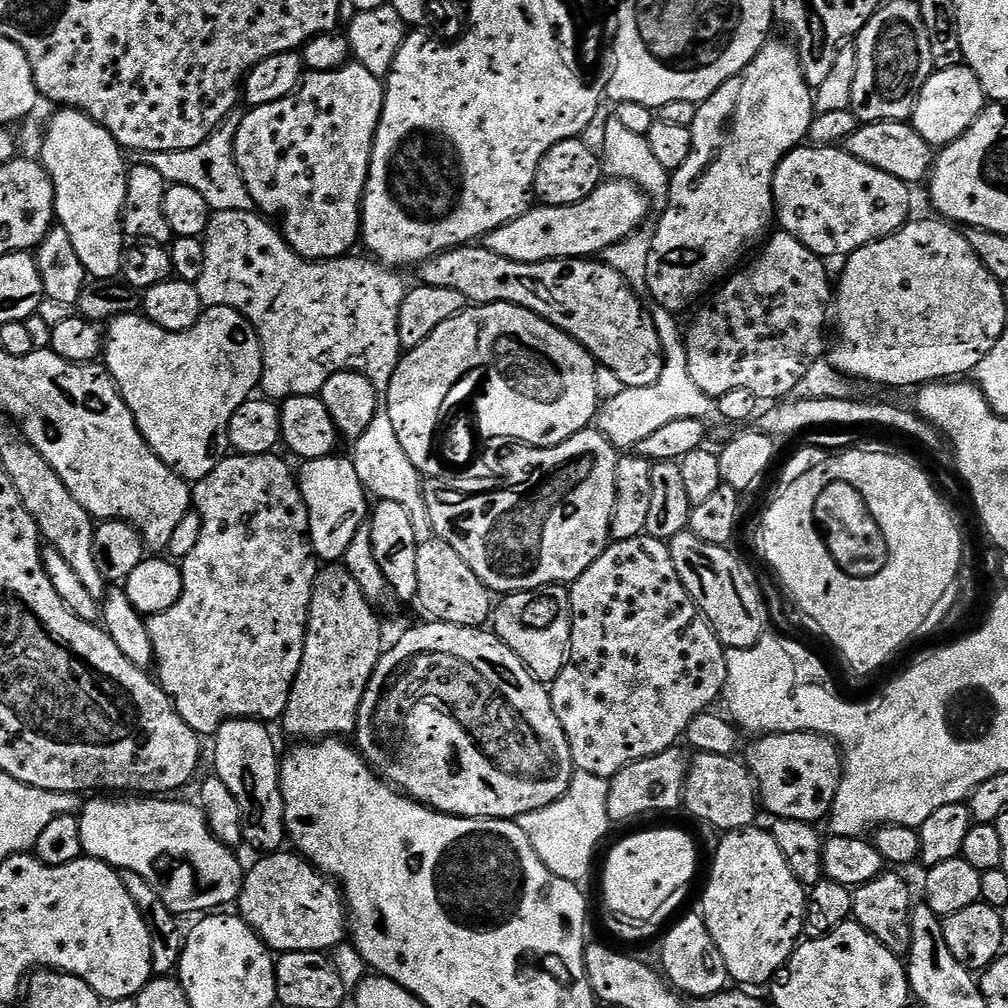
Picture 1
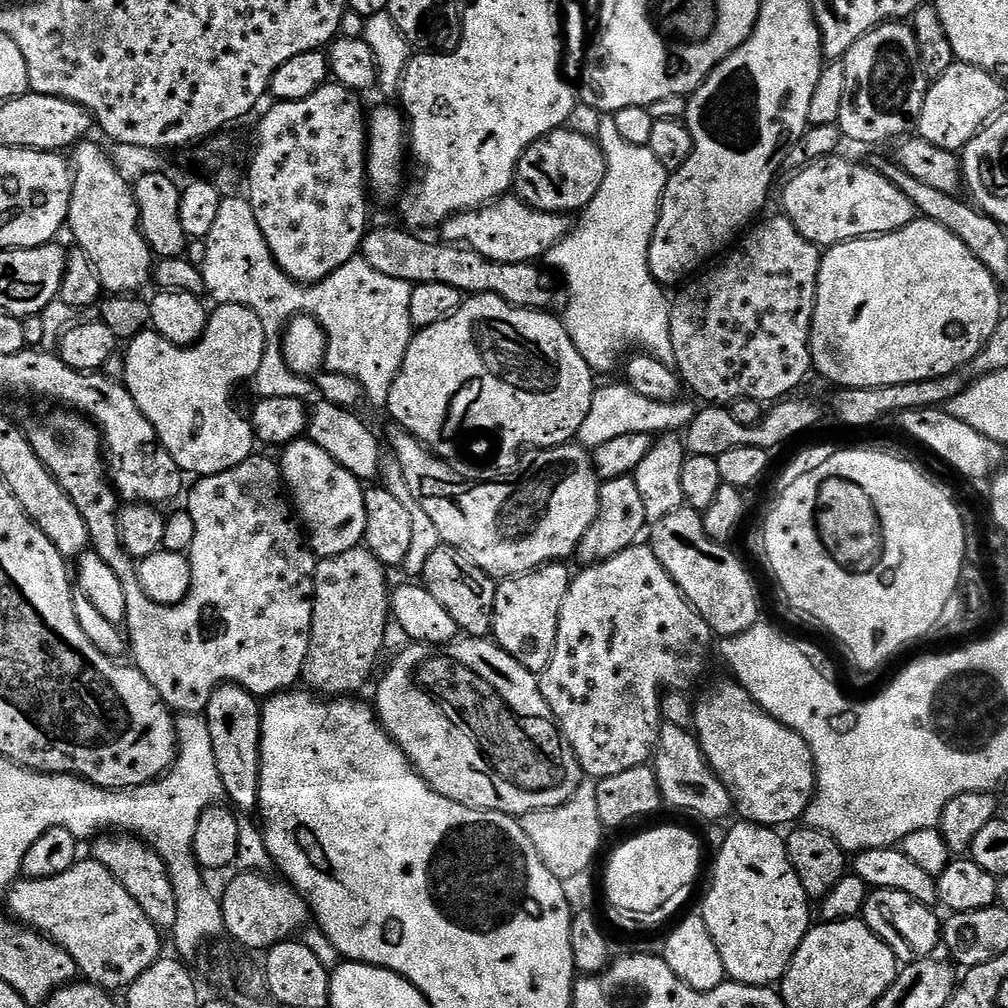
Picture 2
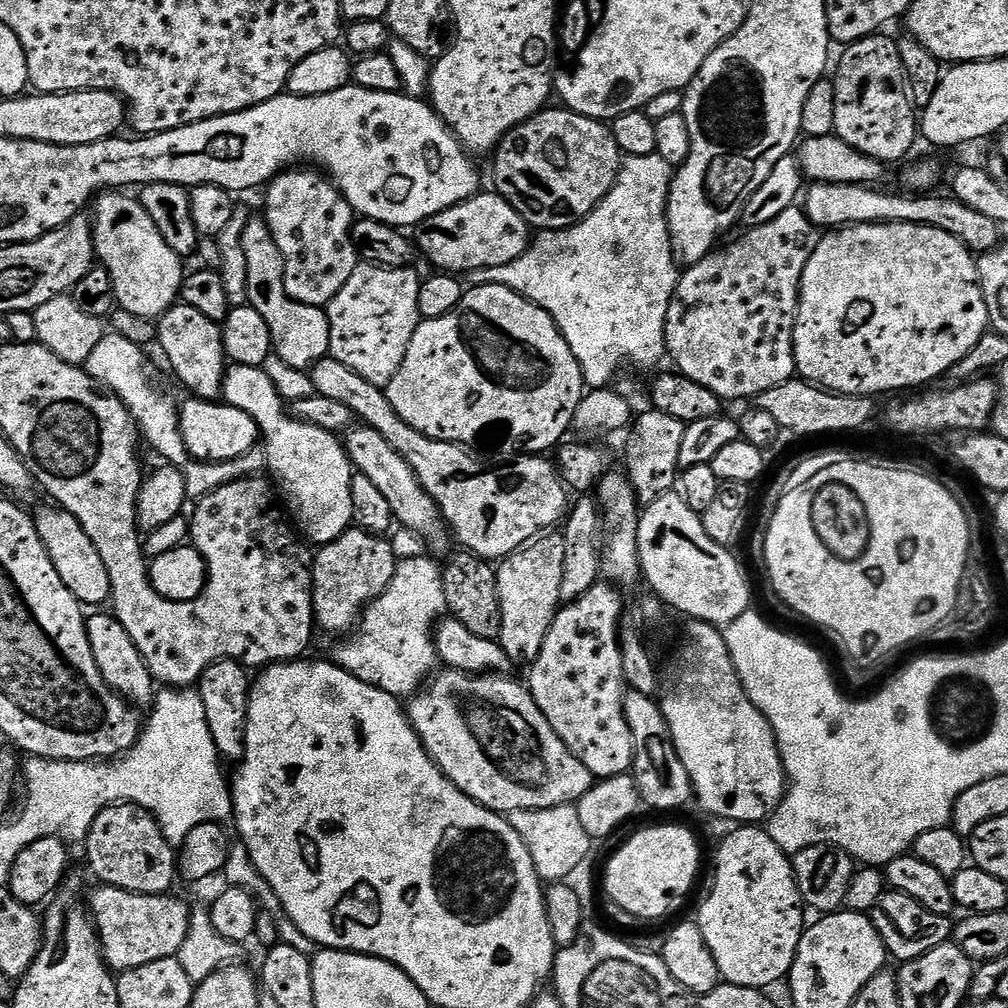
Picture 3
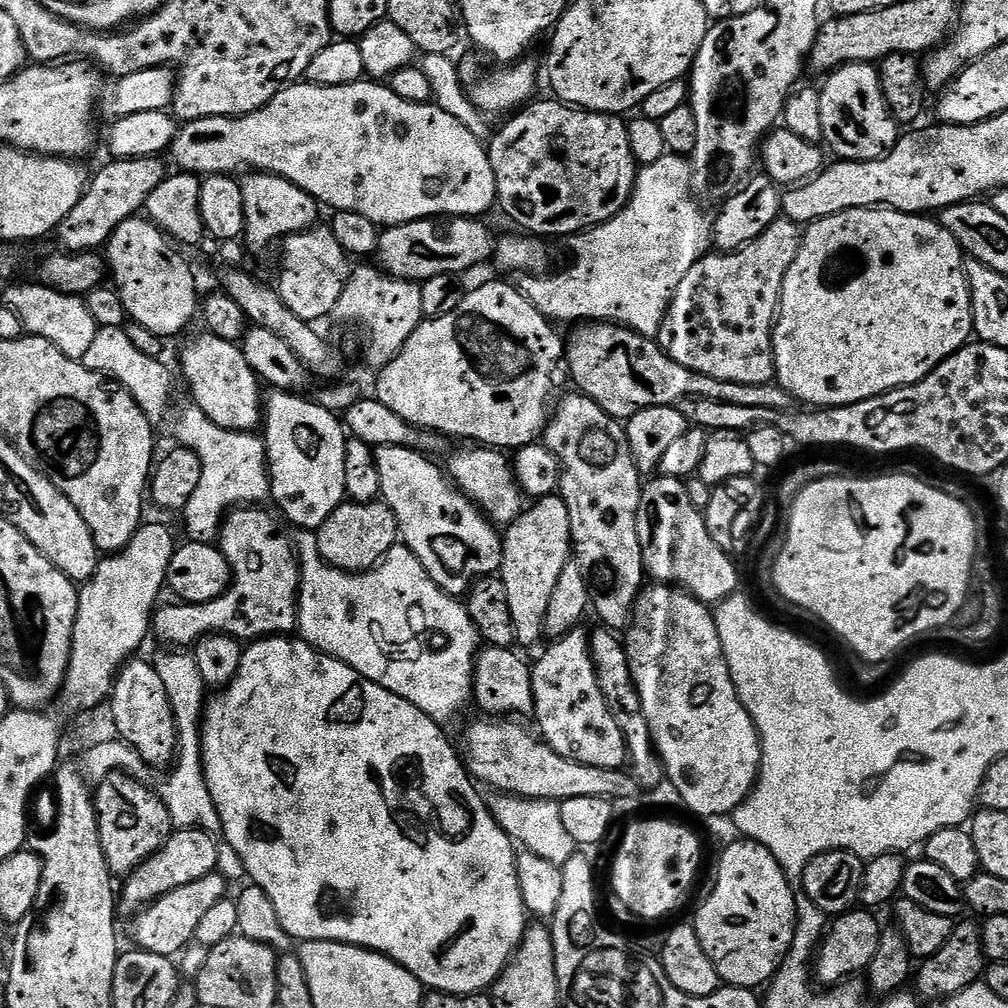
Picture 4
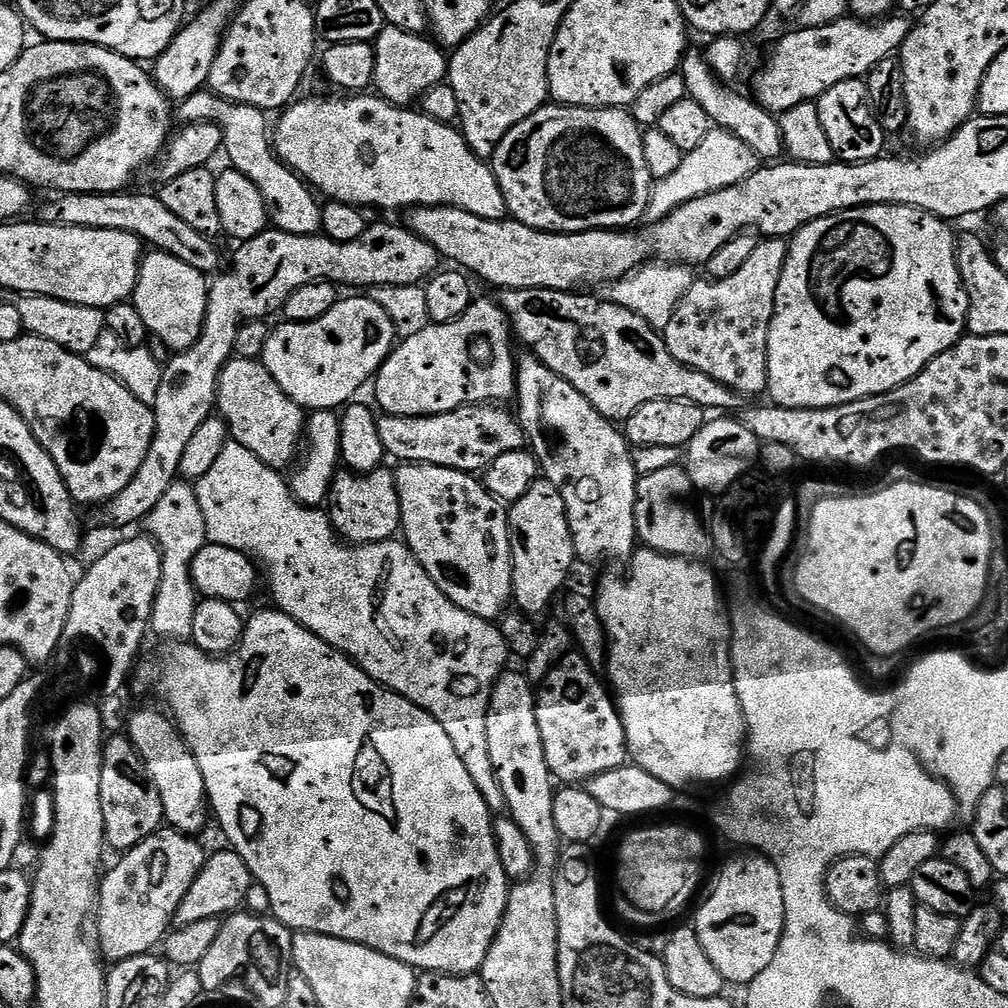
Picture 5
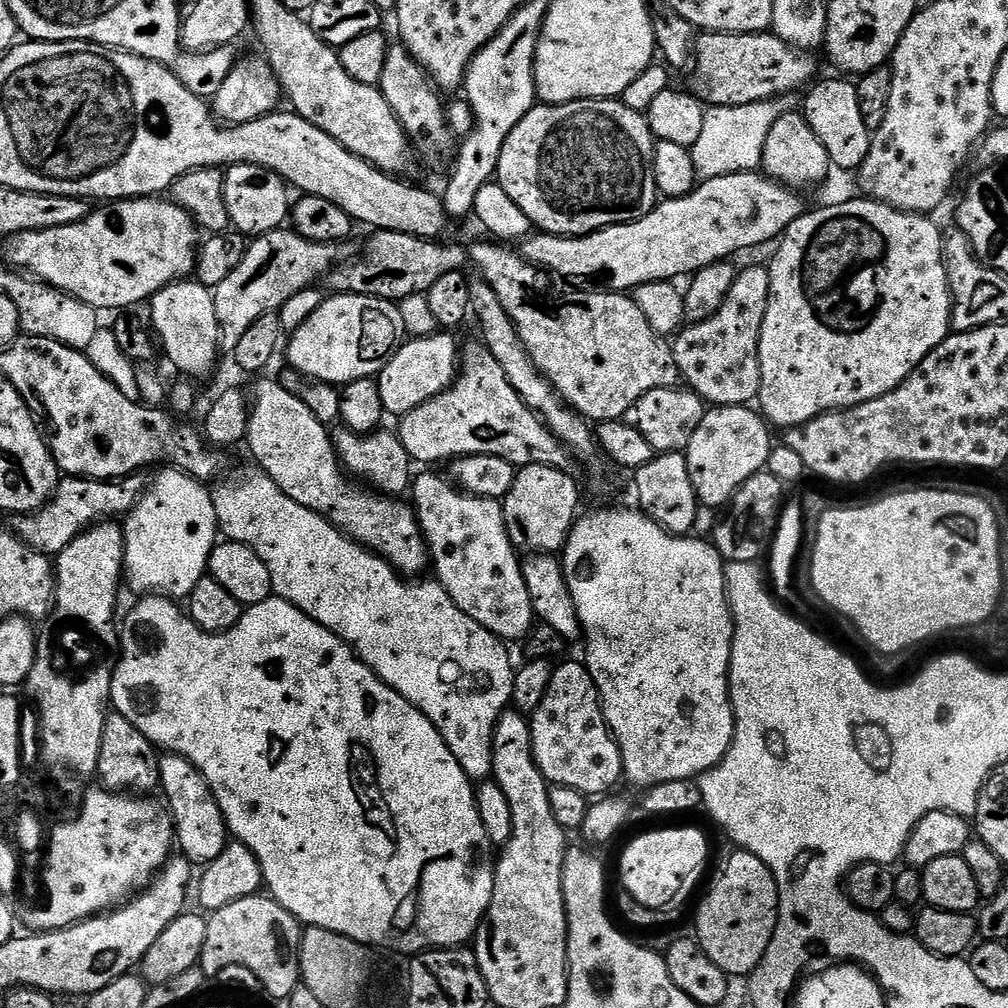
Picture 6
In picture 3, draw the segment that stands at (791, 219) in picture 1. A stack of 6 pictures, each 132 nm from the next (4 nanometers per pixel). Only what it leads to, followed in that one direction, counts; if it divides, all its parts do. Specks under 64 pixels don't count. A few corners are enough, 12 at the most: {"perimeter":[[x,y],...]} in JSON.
{"perimeter":[[813,183],[802,207],[816,230],[921,224],[983,254],[1001,225],[951,195]]}

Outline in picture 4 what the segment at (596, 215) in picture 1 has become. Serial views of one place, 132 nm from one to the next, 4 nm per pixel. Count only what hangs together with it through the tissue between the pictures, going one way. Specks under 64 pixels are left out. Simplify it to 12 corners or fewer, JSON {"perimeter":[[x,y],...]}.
{"perimeter":[[480,218],[385,227],[374,253],[389,276],[465,274],[493,255]]}

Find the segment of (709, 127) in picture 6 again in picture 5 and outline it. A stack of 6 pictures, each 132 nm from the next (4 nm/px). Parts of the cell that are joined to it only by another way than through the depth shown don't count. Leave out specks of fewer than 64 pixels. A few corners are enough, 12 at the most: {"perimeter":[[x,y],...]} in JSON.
{"perimeter":[[713,127],[668,178],[646,213],[664,220],[694,198],[741,184],[758,159]]}

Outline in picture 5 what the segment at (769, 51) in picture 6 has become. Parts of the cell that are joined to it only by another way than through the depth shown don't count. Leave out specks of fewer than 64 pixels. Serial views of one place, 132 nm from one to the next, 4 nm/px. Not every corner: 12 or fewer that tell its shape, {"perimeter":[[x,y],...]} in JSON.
{"perimeter":[[909,17],[797,27],[773,46],[754,100],[819,101],[896,56]]}

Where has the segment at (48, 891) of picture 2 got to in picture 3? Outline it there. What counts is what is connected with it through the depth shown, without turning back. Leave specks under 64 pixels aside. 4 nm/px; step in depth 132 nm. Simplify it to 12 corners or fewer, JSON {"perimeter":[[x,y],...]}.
{"perimeter":[[97,889],[90,915],[113,973],[179,953],[175,895]]}

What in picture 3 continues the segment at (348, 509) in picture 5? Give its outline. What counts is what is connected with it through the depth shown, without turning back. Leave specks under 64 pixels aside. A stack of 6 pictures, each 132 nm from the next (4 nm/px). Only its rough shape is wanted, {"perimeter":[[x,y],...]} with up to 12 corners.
{"perimeter":[[355,526],[312,557],[315,627],[351,633],[394,578],[388,538]]}

